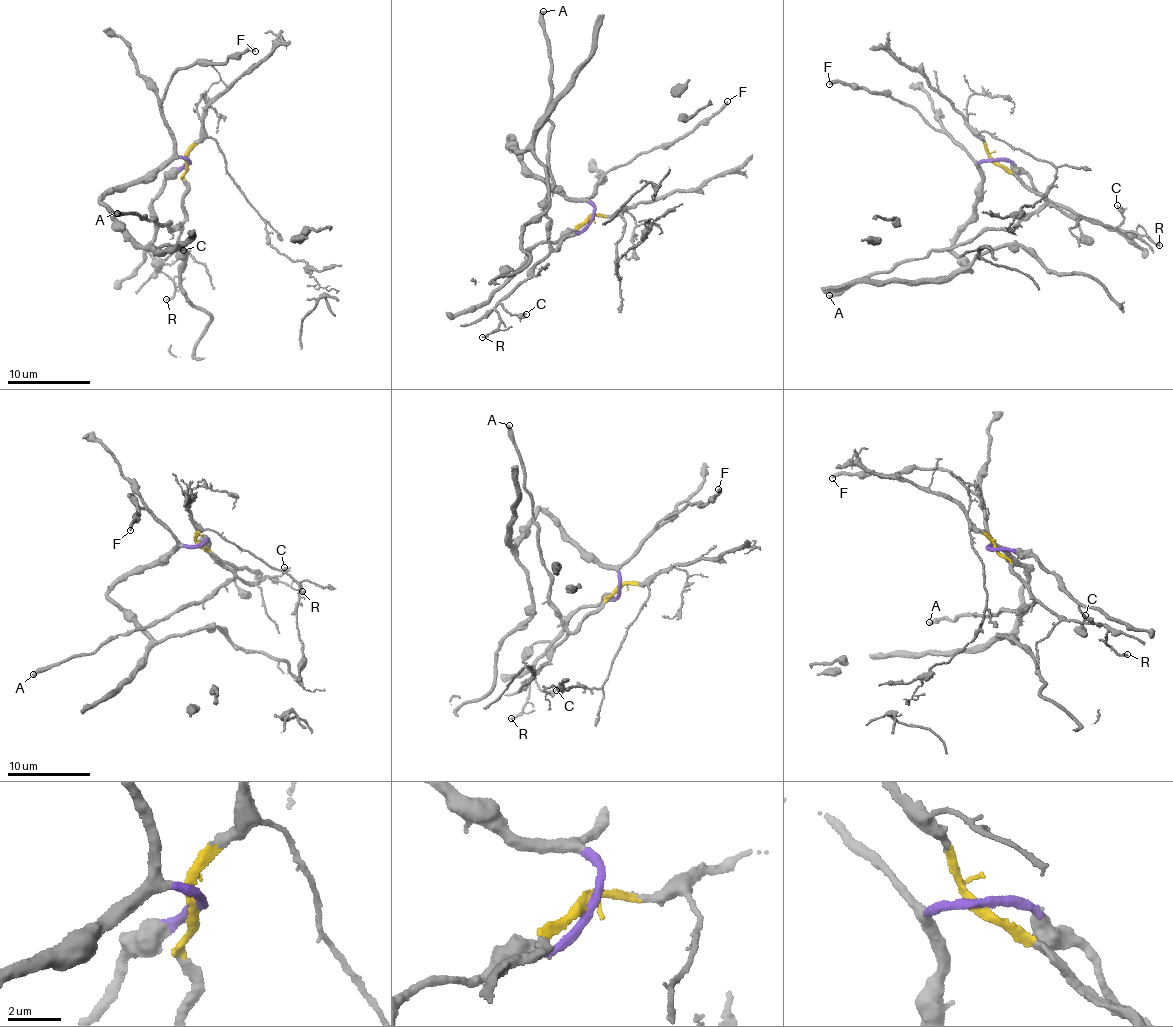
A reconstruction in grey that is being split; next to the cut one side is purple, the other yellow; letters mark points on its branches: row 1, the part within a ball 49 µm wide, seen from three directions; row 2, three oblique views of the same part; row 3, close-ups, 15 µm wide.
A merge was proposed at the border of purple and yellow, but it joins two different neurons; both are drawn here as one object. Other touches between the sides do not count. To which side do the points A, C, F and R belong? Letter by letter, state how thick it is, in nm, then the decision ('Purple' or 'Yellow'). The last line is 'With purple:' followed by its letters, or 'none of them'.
A: Thickness 360 nm. Yellow
C: Thickness 260 nm. Yellow
F: Thickness 240 nm. Purple
R: Thickness 200 nm. Yellow
With purple: F

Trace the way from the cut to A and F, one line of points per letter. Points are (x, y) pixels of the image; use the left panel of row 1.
A: (188, 163), (183, 178), (186, 214), (171, 229), (152, 216), (117, 213)
F: (188, 163), (188, 159), (177, 153), (161, 108), (173, 73), (196, 63), (223, 62), (249, 49), (254, 52)

